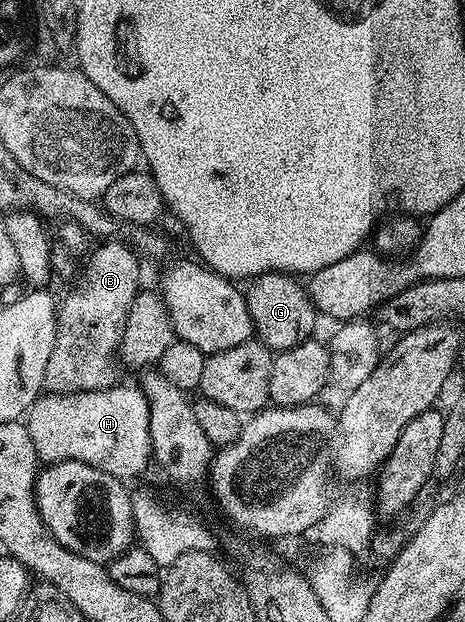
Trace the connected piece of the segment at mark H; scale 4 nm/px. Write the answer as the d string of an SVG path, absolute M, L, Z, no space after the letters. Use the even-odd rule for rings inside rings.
M122 387L76 392L69 396L39 396L24 420L39 461L46 466L65 460L84 462L123 482L130 482L133 476L151 467L148 402L141 387Z

